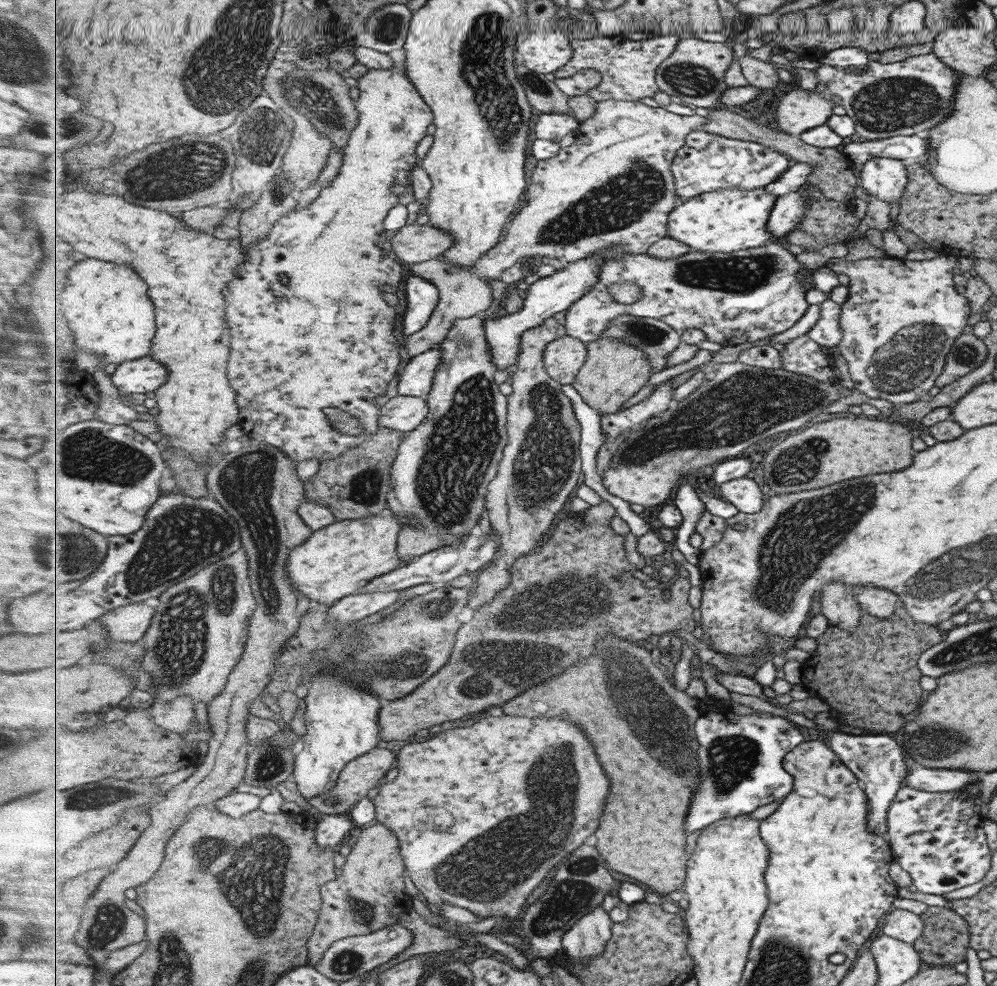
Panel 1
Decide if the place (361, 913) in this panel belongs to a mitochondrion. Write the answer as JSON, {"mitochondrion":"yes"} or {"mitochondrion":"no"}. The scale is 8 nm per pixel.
{"mitochondrion":"yes"}

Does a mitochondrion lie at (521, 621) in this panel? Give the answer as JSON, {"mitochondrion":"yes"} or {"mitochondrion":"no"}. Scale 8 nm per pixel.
{"mitochondrion":"yes"}

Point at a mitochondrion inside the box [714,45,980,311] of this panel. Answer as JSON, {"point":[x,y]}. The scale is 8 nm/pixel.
{"point":[895,104]}

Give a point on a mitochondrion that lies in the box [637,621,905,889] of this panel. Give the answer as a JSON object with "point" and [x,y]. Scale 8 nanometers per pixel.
{"point":[731,758]}

